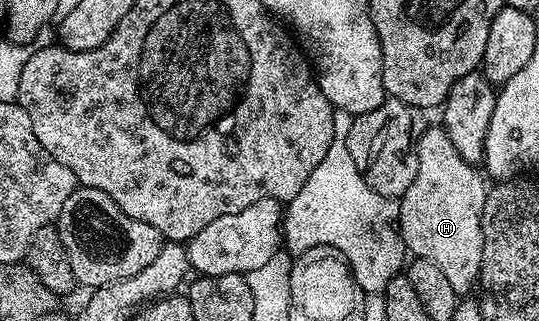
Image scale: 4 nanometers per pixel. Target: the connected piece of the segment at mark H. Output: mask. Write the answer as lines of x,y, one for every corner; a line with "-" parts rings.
430,125
425,129
417,145
415,180
411,180
411,188
399,199
397,228
406,251
437,265
443,276
451,280
451,288
455,288
458,296
468,295
465,293
481,276
485,182
486,175
474,163
459,156
444,125

